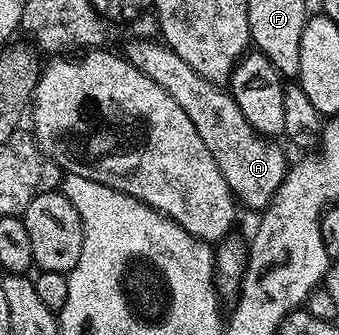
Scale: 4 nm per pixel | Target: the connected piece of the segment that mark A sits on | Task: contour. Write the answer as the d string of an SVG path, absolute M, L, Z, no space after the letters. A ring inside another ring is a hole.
M140 39L129 45L126 57L139 71L146 73L150 81L162 85L162 89L166 89L166 93L170 93L170 97L182 105L186 117L194 121L198 137L202 137L206 149L210 149L210 157L218 161L218 169L222 169L222 177L226 177L233 196L243 206L245 203L257 209L267 207L272 202L272 195L282 185L290 166L290 159L284 156L283 149L276 144L279 142L257 133L254 125L242 117L242 109L238 109L231 94L223 86L206 81L206 77L194 73L194 69L190 69L190 65L186 65L186 61L182 61L182 57L178 57L178 53L174 53L167 43Z

